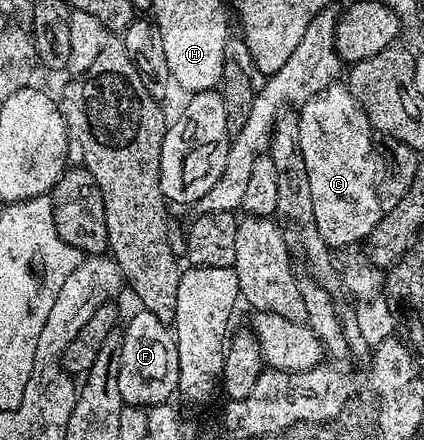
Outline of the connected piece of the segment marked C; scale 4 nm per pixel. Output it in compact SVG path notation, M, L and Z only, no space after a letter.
M338 82L300 105L297 121L299 122L299 150L303 150L303 162L307 162L307 179L311 182L311 206L315 206L315 222L319 226L319 234L323 234L323 242L327 242L330 249L338 250L337 248L345 248L348 244L357 244L360 240L361 243L368 241L371 230L375 230L383 213L379 206L379 194L375 194L375 182L377 181L377 158L373 150L375 133L367 114L363 114L363 106L359 106L359 102L352 96L344 83Z

